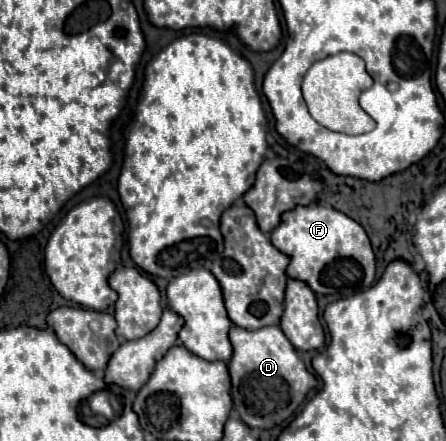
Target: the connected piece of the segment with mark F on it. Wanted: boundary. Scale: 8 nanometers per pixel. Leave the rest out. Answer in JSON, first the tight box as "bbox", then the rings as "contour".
{"bbox":[270,206,376,298],"contour":[[[300,206],[284,212],[282,222],[270,234],[272,244],[290,256],[288,276],[304,280],[318,298],[348,298],[374,284],[376,260],[364,228],[330,206]]]}

